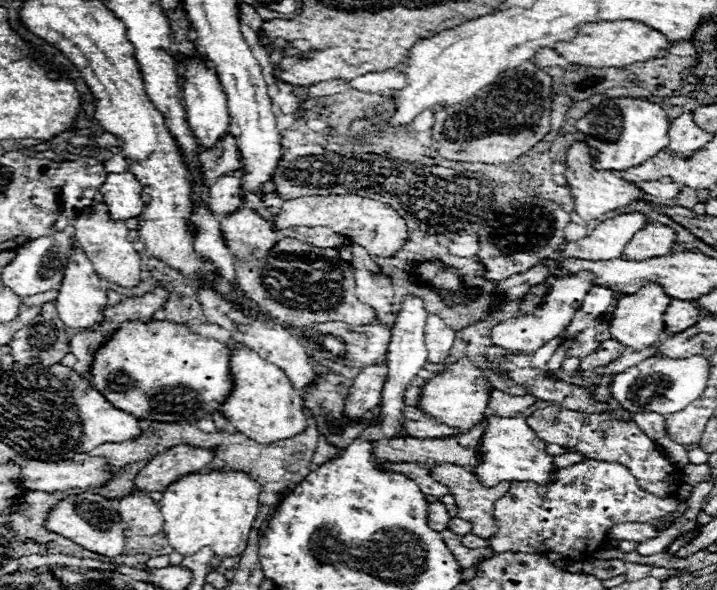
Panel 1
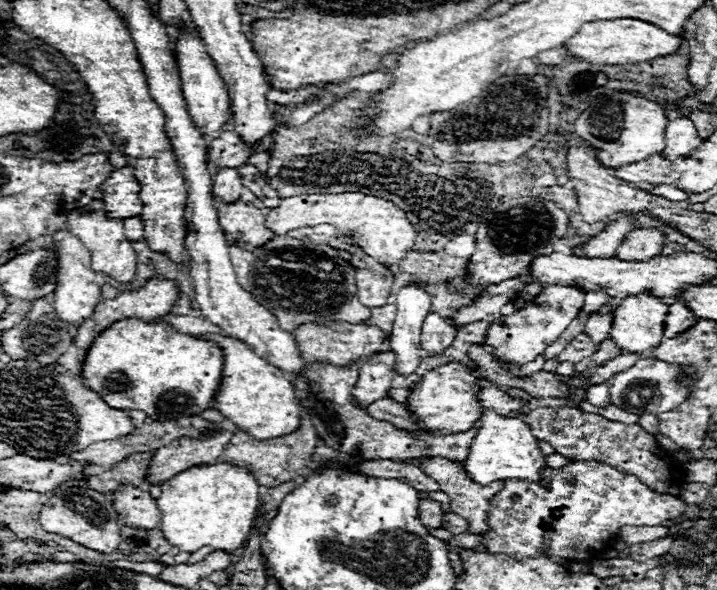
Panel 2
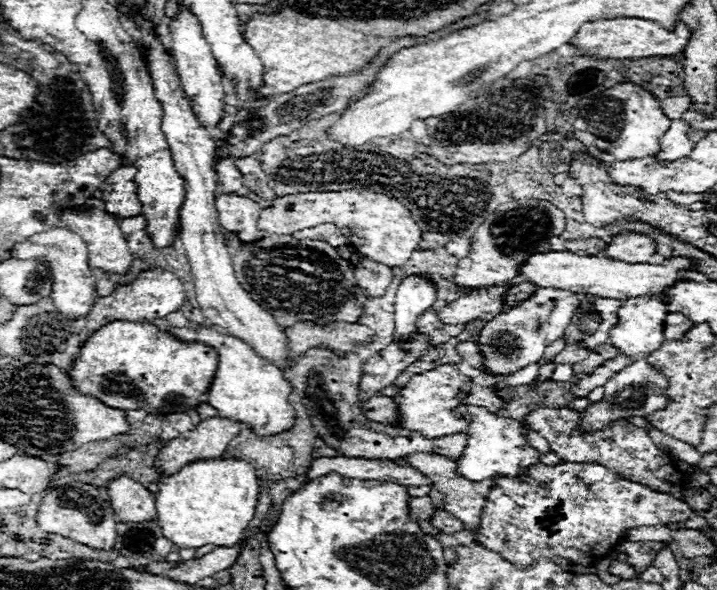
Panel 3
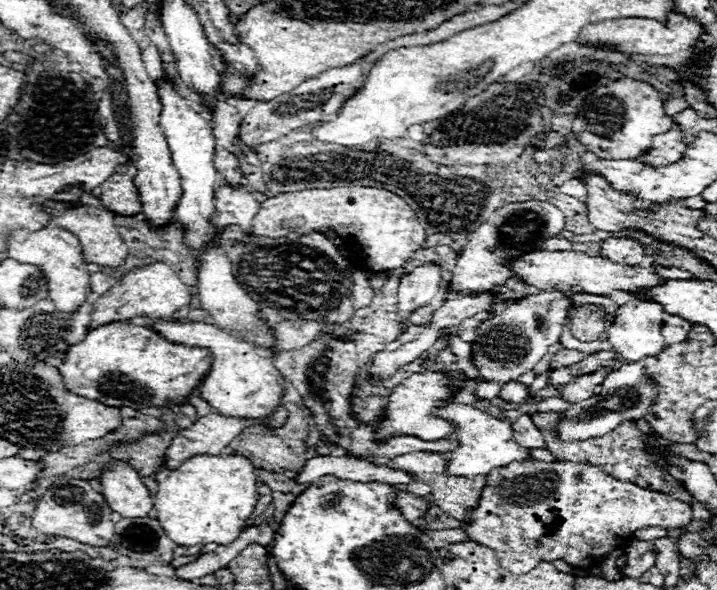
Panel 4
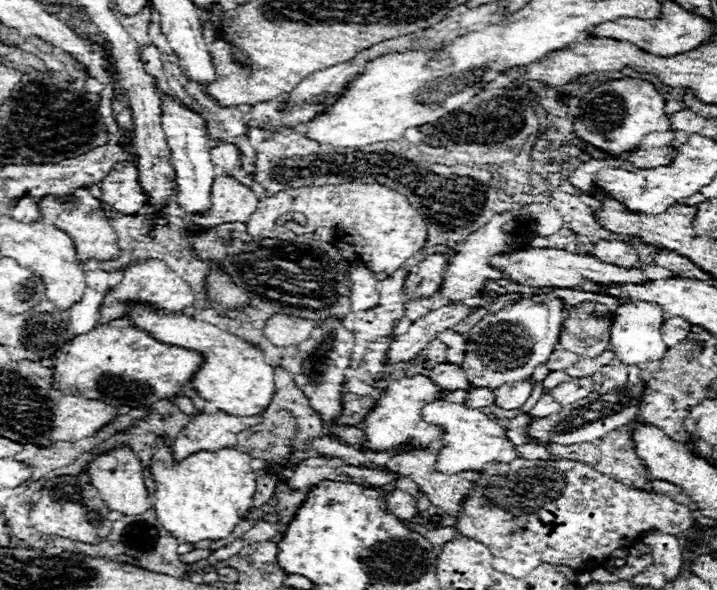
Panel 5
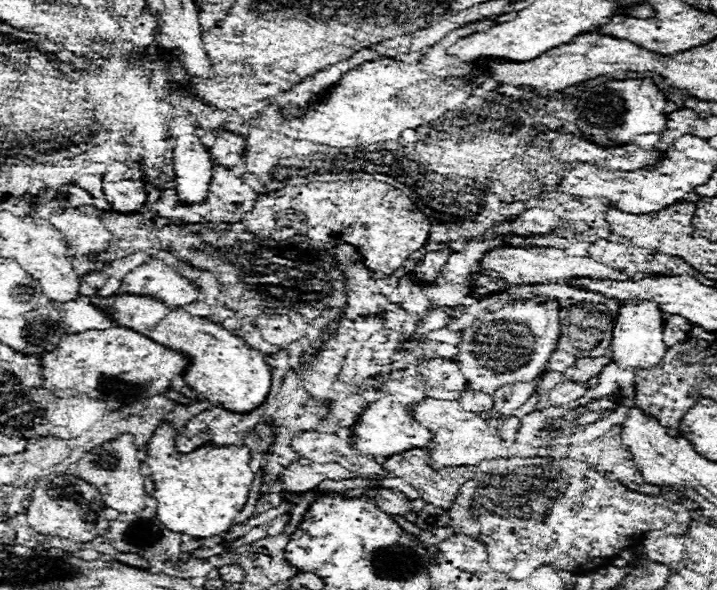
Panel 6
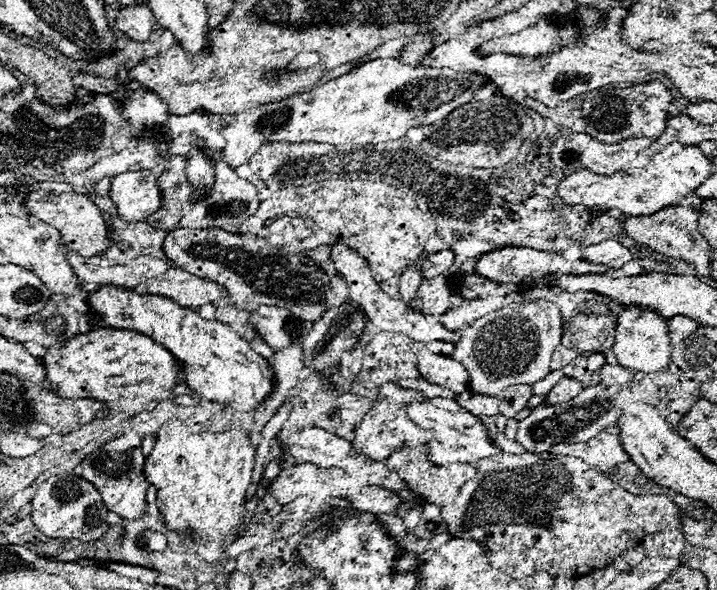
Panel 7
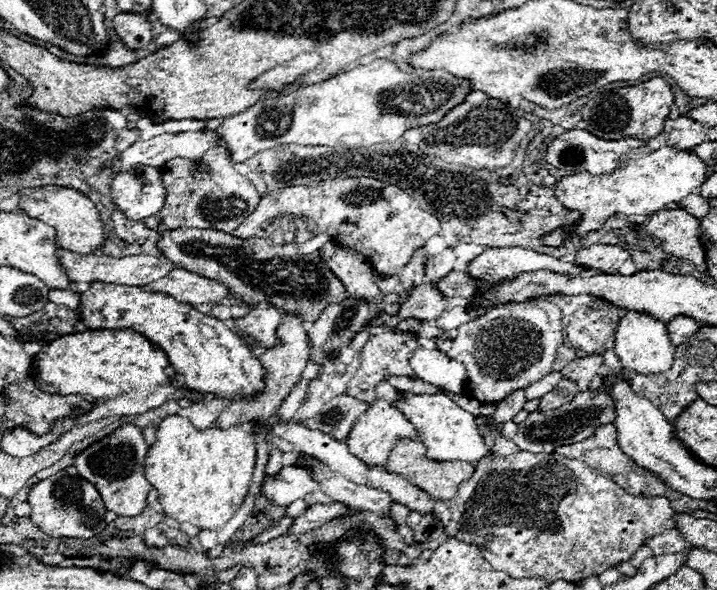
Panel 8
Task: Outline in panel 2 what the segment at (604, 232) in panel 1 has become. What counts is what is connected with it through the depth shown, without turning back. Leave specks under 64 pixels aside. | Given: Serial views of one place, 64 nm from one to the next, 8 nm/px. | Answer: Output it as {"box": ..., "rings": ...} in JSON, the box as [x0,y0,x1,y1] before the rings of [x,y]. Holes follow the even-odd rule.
{"box":[576,218,636,258],"rings":[[[620,218],[616,222],[610,222],[608,228],[596,236],[592,236],[584,246],[576,248],[576,256],[588,256],[588,258],[610,258],[614,250],[620,246],[622,238],[636,228],[634,220]]]}

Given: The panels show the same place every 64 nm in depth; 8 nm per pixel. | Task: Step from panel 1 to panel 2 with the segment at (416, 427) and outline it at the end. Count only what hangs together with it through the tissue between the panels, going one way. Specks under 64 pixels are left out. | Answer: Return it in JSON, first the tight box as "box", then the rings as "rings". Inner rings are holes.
{"box":[364,398,416,430],"rings":[[[384,398],[384,400],[376,400],[376,404],[370,404],[368,408],[364,408],[368,416],[376,418],[376,420],[384,420],[384,422],[392,422],[396,428],[402,430],[416,430],[416,420],[414,416],[408,412],[408,408],[400,402],[394,402],[392,398]]]}

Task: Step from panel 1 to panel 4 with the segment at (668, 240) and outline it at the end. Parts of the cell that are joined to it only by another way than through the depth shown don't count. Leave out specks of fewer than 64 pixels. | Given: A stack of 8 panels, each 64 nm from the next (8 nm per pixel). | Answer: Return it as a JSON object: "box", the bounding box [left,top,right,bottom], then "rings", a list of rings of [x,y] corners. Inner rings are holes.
{"box":[600,238,644,264],"rings":[[[608,238],[600,246],[600,256],[618,264],[640,264],[644,258],[644,248],[638,240],[632,238]]]}

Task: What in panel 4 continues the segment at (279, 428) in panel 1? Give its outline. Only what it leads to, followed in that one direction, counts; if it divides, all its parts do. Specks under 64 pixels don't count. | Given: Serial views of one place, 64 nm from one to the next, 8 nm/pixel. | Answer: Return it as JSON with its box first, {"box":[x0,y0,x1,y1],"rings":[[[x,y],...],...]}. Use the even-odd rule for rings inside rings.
{"box":[148,320,286,428],"rings":[[[152,320],[148,328],[154,328],[154,332],[162,334],[162,338],[168,338],[174,344],[208,348],[212,352],[212,366],[206,378],[200,382],[198,390],[200,390],[200,396],[210,406],[216,408],[216,412],[232,418],[256,418],[256,420],[270,416],[270,424],[274,428],[284,424],[286,410],[280,406],[280,398],[282,398],[282,388],[278,386],[280,372],[254,344],[228,334],[214,324],[204,324],[204,322]]]}

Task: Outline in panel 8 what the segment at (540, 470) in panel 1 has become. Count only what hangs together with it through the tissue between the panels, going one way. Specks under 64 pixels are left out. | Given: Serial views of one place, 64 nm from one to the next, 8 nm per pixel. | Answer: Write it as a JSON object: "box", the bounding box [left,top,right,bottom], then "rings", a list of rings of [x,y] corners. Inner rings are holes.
{"box":[394,392,488,462],"rings":[[[400,392],[400,400],[394,404],[404,418],[416,428],[418,440],[426,446],[426,456],[432,460],[466,460],[476,462],[488,454],[486,444],[476,428],[476,418],[454,404],[448,394],[414,394],[414,392]]]}

